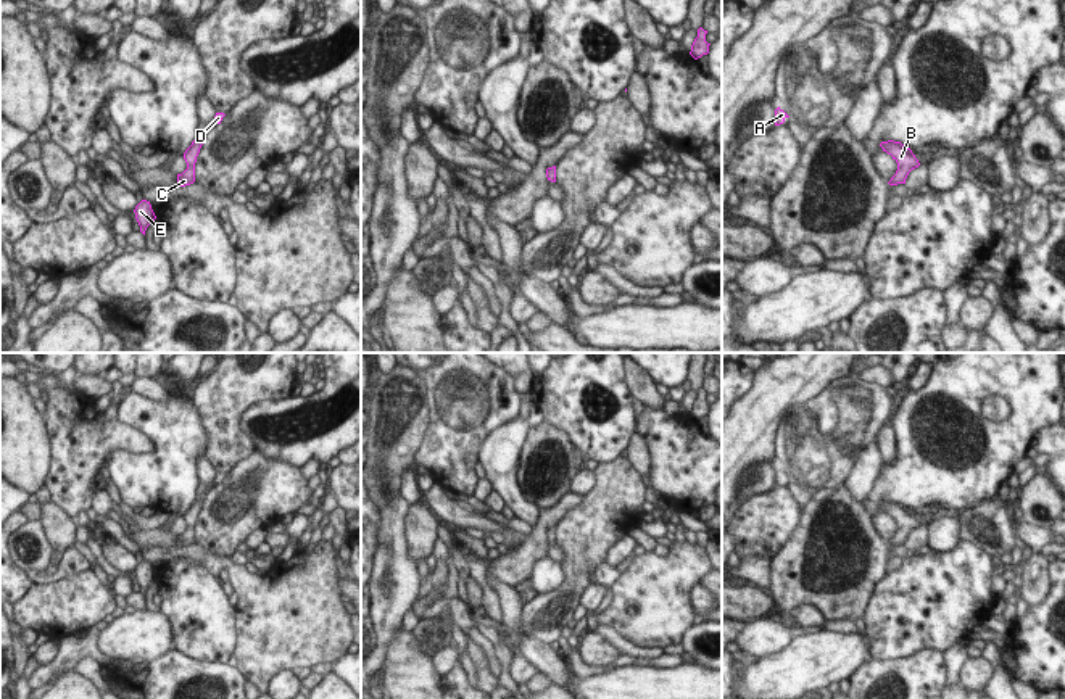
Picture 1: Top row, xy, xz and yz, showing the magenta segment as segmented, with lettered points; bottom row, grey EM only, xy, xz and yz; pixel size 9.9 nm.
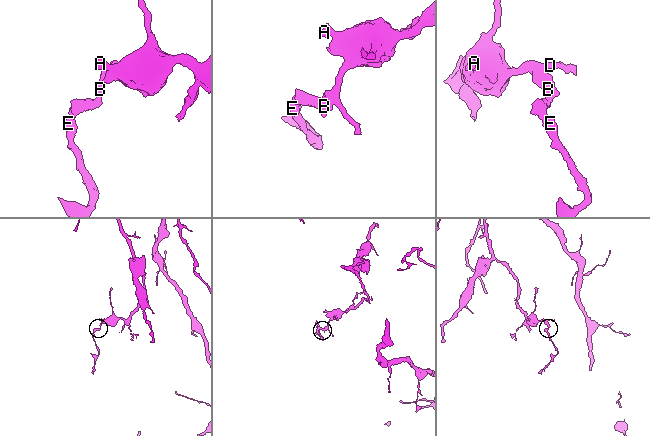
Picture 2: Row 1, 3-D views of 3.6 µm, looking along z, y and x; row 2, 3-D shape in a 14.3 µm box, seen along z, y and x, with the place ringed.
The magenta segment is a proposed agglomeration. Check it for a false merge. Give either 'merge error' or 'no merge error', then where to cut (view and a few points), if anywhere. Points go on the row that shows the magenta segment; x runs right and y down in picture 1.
no merge error; no cut

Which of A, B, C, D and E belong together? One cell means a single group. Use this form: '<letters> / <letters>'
A B C D E

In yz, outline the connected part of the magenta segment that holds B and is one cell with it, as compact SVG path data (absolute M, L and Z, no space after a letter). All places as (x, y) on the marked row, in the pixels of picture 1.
M894 140L881 142L880 147L883 148L883 151L891 155L893 159L897 163L897 171L888 184L889 185L905 184L909 172L920 166L912 150L902 145L901 142Z

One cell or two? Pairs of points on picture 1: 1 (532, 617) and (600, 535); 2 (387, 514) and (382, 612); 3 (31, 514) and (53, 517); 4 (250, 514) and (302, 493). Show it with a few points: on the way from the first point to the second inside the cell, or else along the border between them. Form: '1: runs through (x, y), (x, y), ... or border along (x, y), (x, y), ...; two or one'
1: runs through (555, 604), (574, 585), (582, 558); one
2: runs through (390, 538), (390, 588); one
3: border along (42, 504), (39, 519); two
4: runs through (263, 501), (271, 493), (289, 493); one

